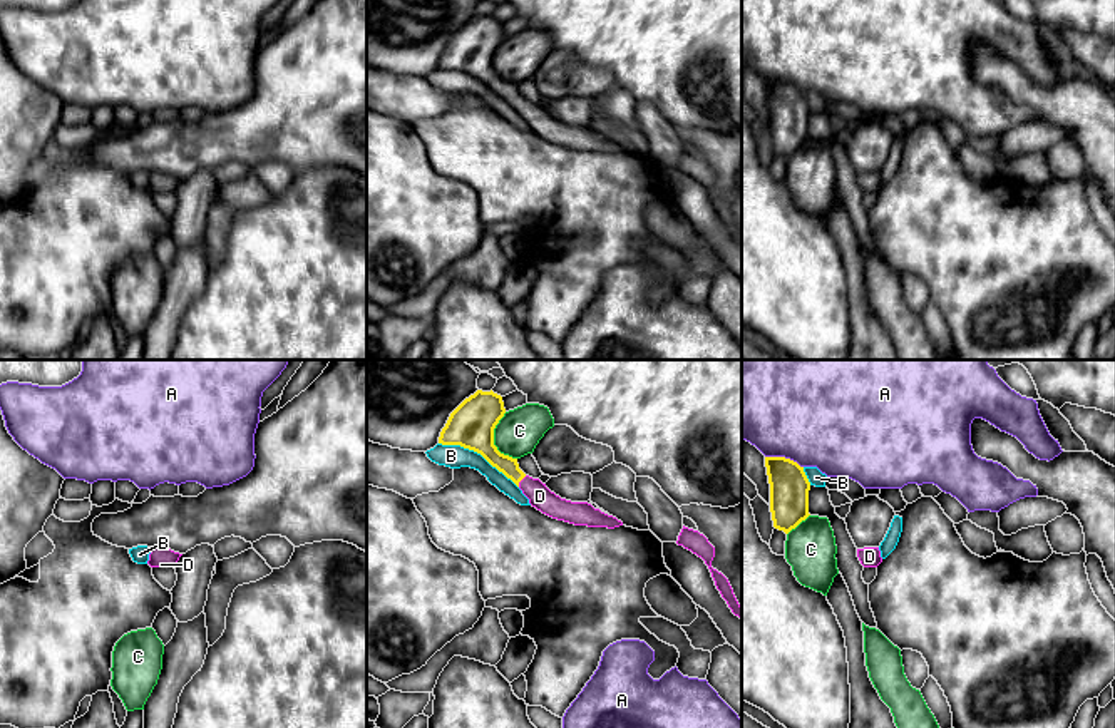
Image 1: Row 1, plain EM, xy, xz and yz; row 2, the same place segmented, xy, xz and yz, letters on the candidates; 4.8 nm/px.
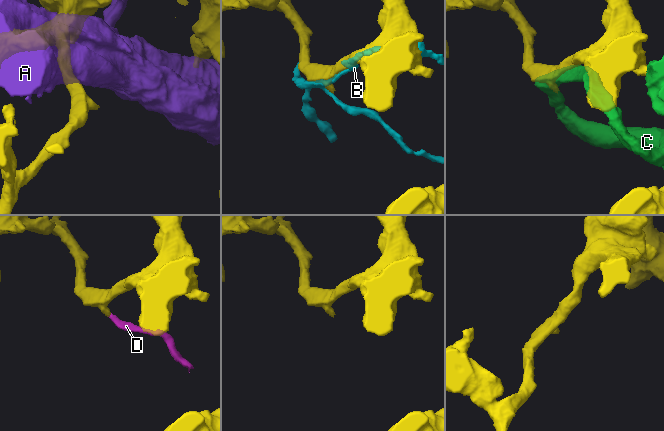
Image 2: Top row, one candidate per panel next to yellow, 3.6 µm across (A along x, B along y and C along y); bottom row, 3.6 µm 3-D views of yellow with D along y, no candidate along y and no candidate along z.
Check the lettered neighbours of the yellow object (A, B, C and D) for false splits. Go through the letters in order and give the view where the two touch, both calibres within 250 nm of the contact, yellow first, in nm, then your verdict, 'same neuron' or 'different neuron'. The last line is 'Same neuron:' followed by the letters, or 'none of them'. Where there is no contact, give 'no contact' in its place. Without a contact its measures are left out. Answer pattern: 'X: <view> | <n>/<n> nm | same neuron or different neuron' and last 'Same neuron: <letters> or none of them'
A: yz | 190/440 nm | different neuron
B: xz | 220/110 nm | different neuron
C: xz | 220/220 nm | different neuron
D: xz | 100/110 nm | same neuron
Same neuron: D

